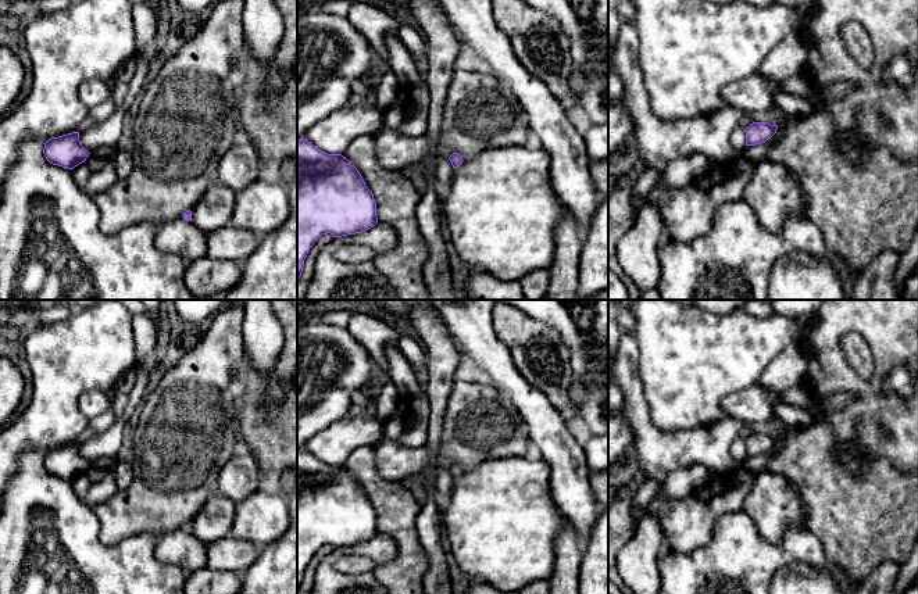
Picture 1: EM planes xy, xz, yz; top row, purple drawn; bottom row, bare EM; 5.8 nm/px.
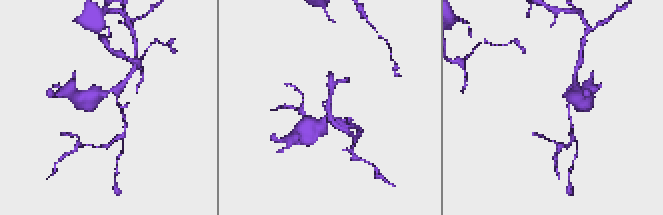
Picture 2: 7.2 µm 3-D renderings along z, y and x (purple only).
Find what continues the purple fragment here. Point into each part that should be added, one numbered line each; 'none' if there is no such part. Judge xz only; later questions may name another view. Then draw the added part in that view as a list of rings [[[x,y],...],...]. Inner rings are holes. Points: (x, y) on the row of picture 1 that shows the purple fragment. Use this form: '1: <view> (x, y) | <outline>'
none

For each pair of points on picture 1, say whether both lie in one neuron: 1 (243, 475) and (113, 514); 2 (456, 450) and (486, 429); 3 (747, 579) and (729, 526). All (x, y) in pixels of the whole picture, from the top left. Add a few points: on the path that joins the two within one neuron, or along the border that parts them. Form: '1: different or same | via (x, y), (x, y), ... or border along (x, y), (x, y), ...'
1: different | border along (234, 455), (222, 468), (214, 490)
2: same | via (463, 443), (479, 429)
3: same | via (746, 566), (736, 557), (736, 539)

